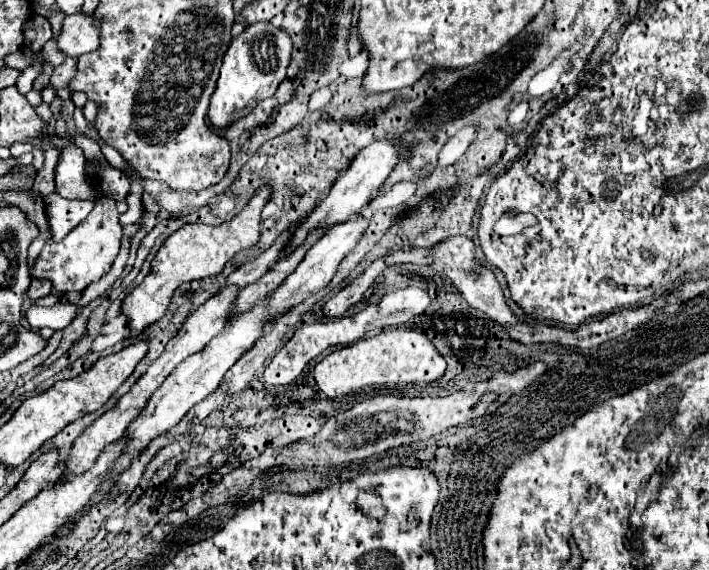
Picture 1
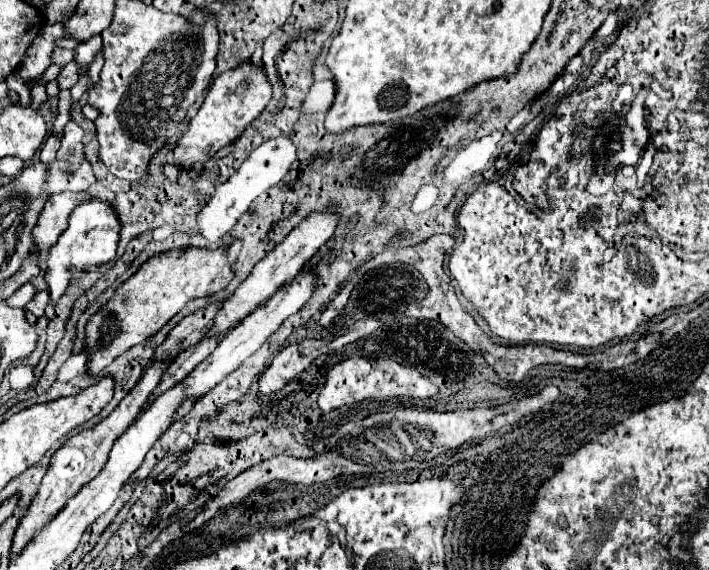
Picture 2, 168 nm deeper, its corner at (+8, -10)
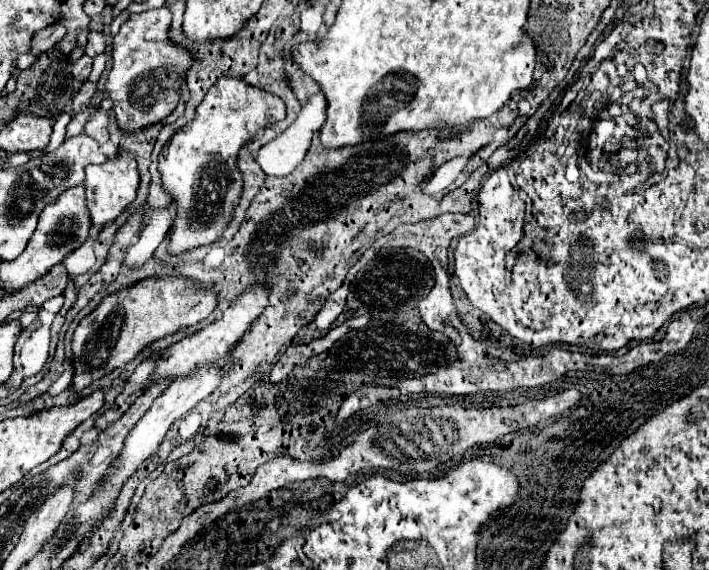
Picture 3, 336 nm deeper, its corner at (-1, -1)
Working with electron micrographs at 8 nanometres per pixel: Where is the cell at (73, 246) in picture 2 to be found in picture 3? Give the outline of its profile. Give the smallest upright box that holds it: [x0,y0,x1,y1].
[84,155,140,229]

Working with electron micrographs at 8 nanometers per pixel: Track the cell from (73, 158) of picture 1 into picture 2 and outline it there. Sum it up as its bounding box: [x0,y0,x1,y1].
[29,192,89,256]

